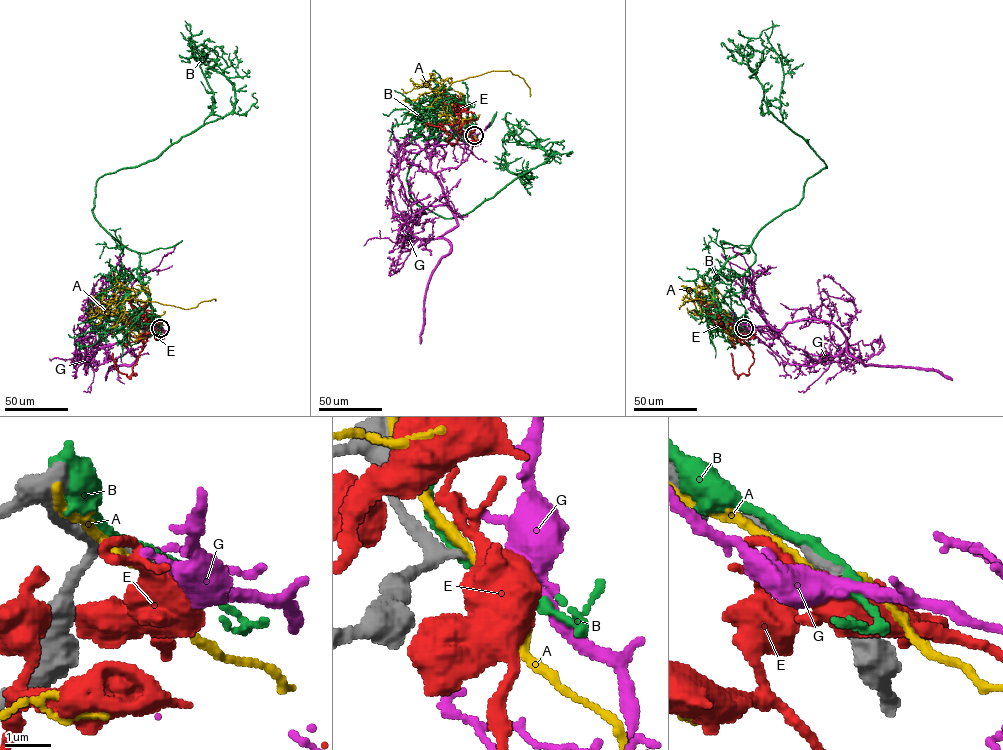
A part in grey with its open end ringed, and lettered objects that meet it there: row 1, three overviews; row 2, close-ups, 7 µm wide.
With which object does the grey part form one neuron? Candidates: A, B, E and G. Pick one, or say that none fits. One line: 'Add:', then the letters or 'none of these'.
Add: none of these

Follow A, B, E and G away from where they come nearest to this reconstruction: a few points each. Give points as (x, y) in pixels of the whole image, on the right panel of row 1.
A: (743, 328), (706, 300), (686, 301), (679, 309), (684, 301), (705, 300)
B: (743, 327), (718, 307), (716, 276), (799, 203), (805, 182), (826, 167), (769, 110), (743, 56), (722, 47)
E: (743, 328), (749, 332), (741, 337), (754, 358), (749, 374), (742, 373), (738, 377), (735, 374), (730, 353)
G: (743, 328), (776, 337), (788, 323), (819, 319), (847, 344), (830, 360), (790, 364), (744, 316)

